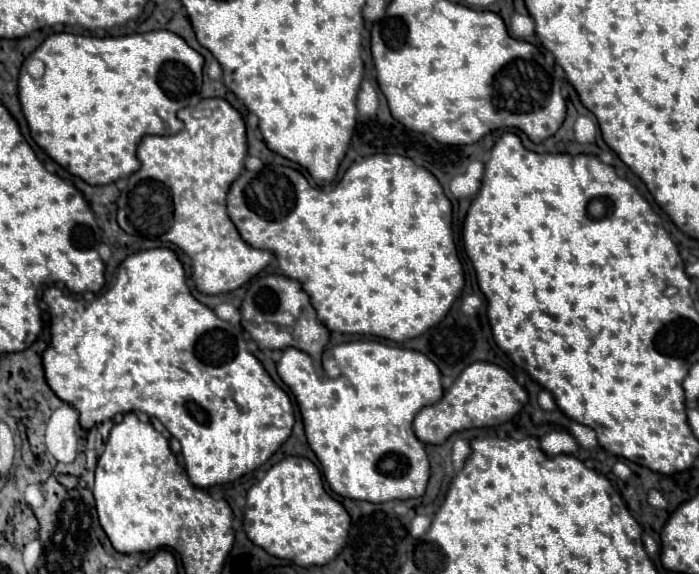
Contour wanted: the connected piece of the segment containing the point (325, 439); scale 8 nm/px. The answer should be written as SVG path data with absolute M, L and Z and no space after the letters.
M357 340L329 348L321 358L321 370L313 364L309 354L287 348L277 362L277 372L297 398L307 442L317 454L333 492L375 504L419 498L425 494L431 468L425 446L413 432L413 418L421 408L443 398L441 372L433 360L417 350L387 346L377 340Z

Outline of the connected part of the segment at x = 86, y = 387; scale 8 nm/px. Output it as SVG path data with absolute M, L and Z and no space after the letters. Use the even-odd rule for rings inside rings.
M153 248L153 250L143 250L143 252L127 256L117 270L117 282L113 284L113 288L109 288L105 294L97 296L91 302L75 300L71 294L65 296L61 292L63 292L61 288L53 286L45 292L45 298L43 298L43 302L49 306L49 314L51 314L51 346L43 354L43 368L45 368L45 378L49 380L49 386L53 388L53 392L57 392L57 396L63 402L67 402L79 410L79 414L81 414L79 422L83 428L89 430L95 424L115 418L119 412L121 414L145 412L147 416L157 418L171 432L171 436L175 436L181 442L189 480L199 488L211 488L215 484L233 482L233 480L241 478L243 474L253 472L257 466L265 464L277 452L277 448L289 438L291 428L295 424L295 412L293 412L289 394L271 380L271 376L267 374L263 364L249 352L245 332L241 328L235 328L233 324L221 320L211 308L207 308L205 304L195 300L195 296L191 294L191 290L187 286L185 268L171 248Z

